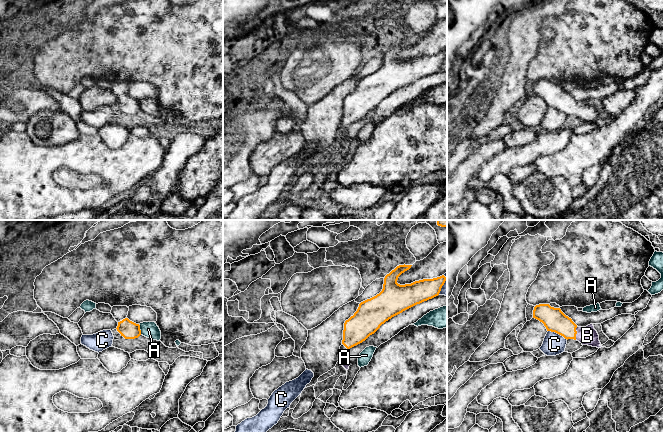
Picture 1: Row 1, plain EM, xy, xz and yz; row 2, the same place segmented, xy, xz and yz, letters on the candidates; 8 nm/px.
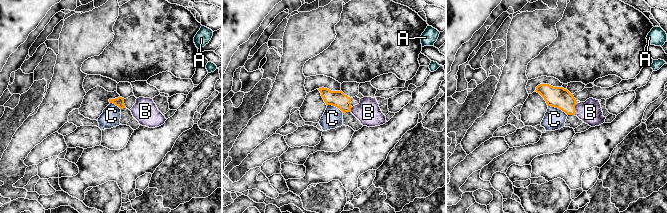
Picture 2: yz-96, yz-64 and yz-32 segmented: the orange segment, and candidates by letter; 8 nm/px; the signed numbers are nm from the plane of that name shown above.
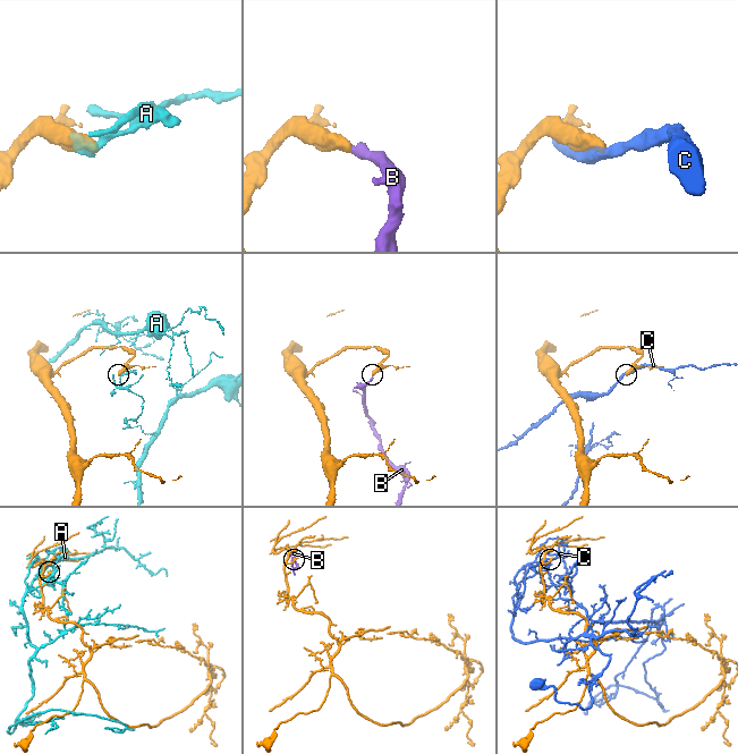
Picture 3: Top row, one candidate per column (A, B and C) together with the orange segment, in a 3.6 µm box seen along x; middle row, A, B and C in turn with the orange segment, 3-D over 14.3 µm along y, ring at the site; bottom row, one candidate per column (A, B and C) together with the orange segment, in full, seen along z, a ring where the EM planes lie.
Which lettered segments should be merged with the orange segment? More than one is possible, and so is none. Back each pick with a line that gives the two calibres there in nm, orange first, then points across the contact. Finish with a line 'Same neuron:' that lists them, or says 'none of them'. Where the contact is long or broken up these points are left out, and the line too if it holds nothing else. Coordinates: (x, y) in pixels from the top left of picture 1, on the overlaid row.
B: calibres 180 and 150 nm; way yz (554, 320), (576, 333), (587, 335)
Same neuron: B

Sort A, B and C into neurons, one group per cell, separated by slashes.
A / B / C

